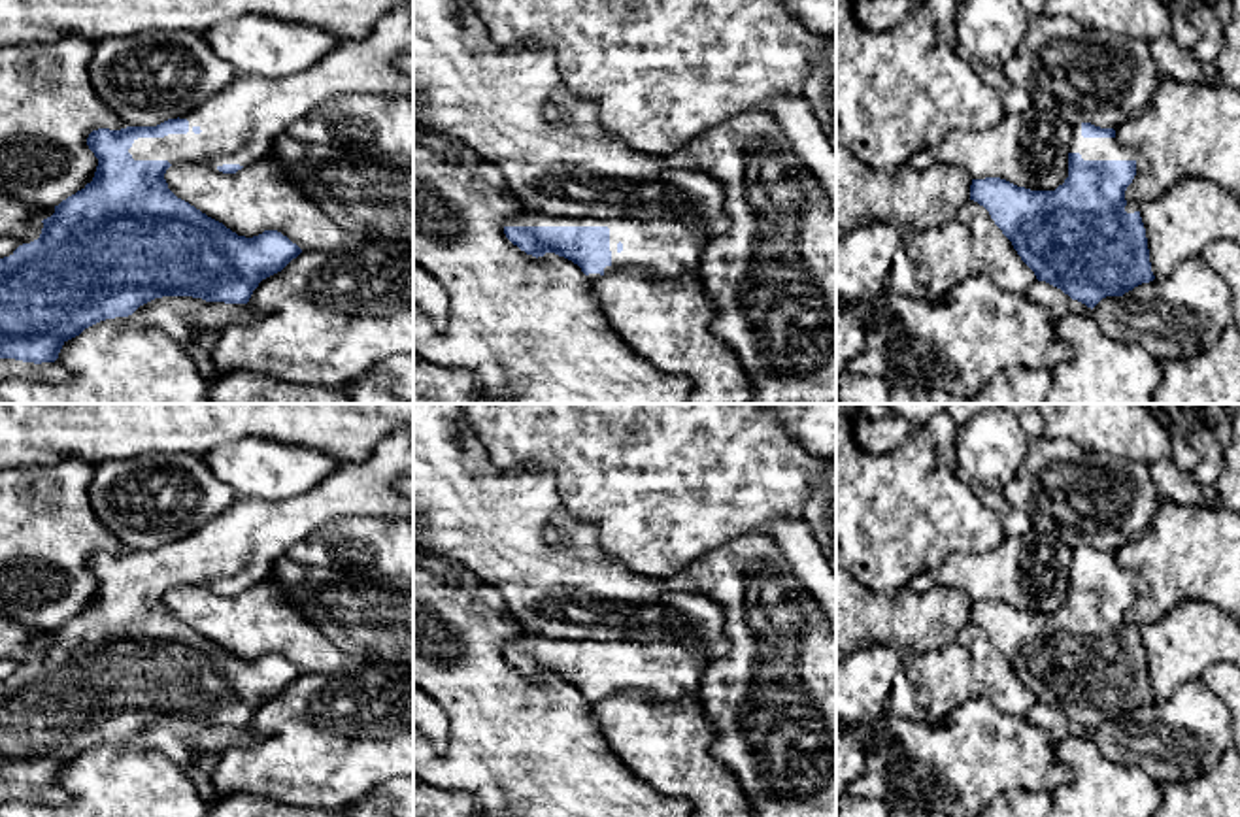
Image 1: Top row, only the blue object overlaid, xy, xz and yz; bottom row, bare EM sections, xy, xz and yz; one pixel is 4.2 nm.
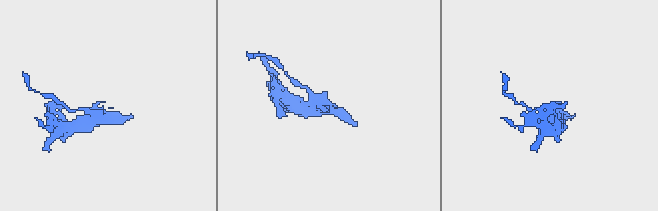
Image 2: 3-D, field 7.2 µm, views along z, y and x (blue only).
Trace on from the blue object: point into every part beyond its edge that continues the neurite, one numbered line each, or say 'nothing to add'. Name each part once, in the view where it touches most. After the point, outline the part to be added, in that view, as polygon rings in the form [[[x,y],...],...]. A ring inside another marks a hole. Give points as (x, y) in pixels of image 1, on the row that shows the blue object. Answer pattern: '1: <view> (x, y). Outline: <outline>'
1: xz (655, 248). Outline: [[[525,213],[508,217],[504,226],[608,226],[612,264],[606,274],[636,270],[645,275],[678,277],[700,274],[702,257],[710,251],[704,223],[638,221],[625,217],[559,217]]]

